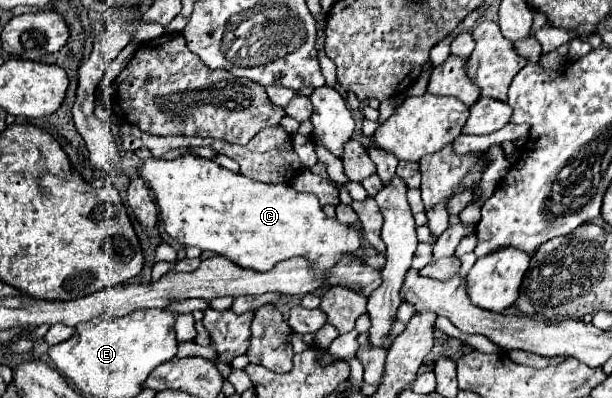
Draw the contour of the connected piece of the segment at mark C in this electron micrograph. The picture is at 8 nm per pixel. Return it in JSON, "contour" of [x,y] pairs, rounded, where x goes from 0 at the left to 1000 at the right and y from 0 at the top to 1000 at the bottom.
{"contour":[[[294,392],[284,402],[242,397],[225,417],[261,523],[271,583],[301,618],[353,633],[389,668],[425,683],[477,643],[497,643],[520,678],[546,668],[565,633],[582,633],[588,583],[533,548],[516,492],[490,487],[474,462],[435,462],[382,437],[343,397]]]}

